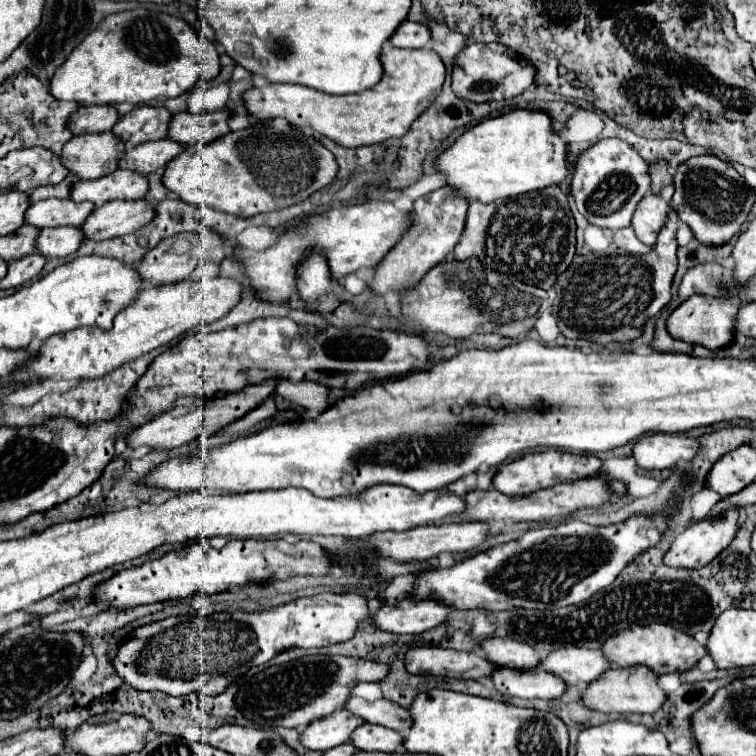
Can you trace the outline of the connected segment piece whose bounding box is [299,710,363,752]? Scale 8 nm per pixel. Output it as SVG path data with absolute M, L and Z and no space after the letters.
M335 710L333 714L313 720L299 736L299 742L317 752L325 752L329 748L335 748L349 740L351 732L361 724L363 720L357 720L357 716L349 716L345 710Z

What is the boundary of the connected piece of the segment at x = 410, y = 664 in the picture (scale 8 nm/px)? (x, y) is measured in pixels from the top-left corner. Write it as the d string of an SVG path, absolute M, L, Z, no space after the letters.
M415 646L405 654L405 668L411 674L481 680L487 678L495 666L473 652L445 650L437 646Z

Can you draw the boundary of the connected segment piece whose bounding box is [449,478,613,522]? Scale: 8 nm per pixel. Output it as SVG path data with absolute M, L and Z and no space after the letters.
M581 478L567 484L555 484L547 490L537 490L529 496L507 496L501 494L495 488L489 490L473 490L463 496L465 500L465 512L449 516L449 522L461 522L461 520L477 520L477 522L489 522L489 520L511 520L511 522L527 522L527 520L551 520L559 516L569 516L577 508L589 506L597 508L603 506L613 494L607 490L605 478Z

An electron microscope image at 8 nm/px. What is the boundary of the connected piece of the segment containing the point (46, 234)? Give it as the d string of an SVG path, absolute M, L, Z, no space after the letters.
M57 226L57 228L49 228L49 230L41 230L35 242L35 250L49 258L61 258L67 254L73 254L79 244L81 244L83 236L77 232L77 228L73 226Z

